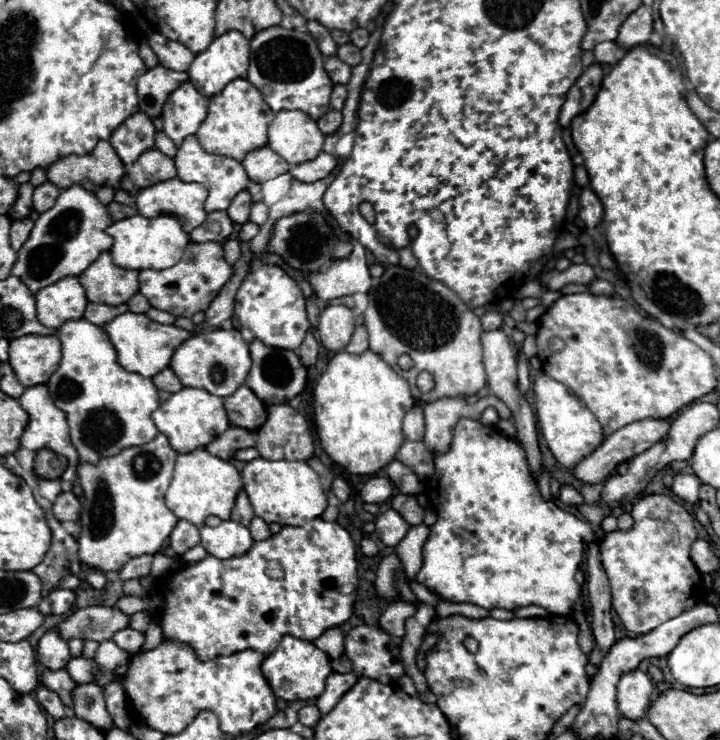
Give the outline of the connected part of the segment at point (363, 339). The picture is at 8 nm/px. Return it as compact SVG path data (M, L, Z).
M357 326L355 332L353 332L353 338L351 338L351 342L349 342L349 346L347 346L345 350L351 352L351 354L361 354L361 352L365 352L367 348L369 348L367 330L365 330L365 326Z

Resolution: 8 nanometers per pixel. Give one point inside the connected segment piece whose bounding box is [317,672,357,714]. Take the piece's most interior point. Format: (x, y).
(338, 684)

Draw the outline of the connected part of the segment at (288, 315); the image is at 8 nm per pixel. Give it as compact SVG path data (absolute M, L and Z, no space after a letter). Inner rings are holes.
M271 264L253 268L249 276L245 276L235 296L235 318L239 320L239 326L249 328L263 344L285 350L297 350L311 328L299 284L283 268Z

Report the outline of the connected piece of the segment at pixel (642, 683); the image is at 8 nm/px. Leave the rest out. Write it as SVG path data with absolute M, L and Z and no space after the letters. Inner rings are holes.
M635 668L623 674L621 680L617 682L619 712L629 720L641 720L649 706L651 690L653 690L653 684L647 672L641 672L639 668Z

